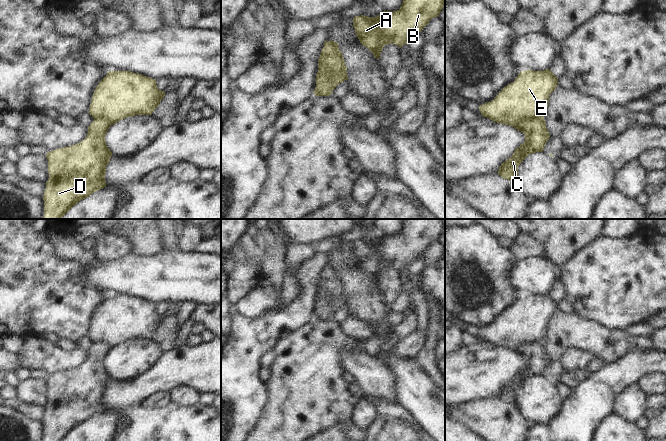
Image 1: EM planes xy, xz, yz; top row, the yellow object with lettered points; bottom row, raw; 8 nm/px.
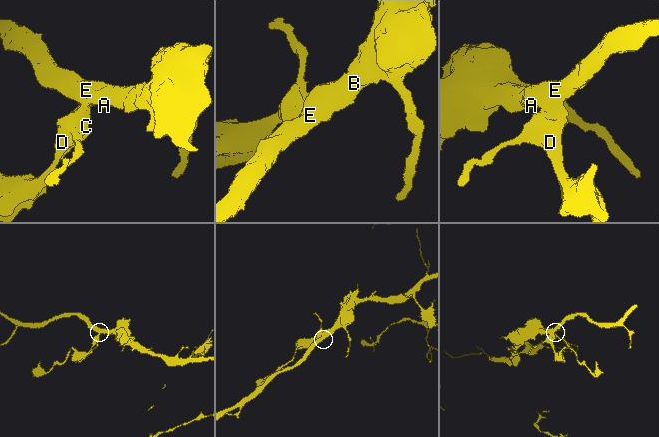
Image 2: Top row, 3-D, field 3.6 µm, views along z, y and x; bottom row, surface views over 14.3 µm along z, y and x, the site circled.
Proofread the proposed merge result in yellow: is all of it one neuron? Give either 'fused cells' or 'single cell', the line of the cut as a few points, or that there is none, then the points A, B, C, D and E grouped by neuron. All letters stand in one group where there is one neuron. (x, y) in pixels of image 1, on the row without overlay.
fused cells; cut yz (543, 340), (518, 343), (509, 349); groups A B E / C D

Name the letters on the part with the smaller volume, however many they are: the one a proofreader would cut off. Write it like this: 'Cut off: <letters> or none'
Cut off: C, D

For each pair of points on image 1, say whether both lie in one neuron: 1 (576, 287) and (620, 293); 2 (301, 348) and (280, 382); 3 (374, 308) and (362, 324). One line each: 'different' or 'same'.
1: same
2: same
3: different

